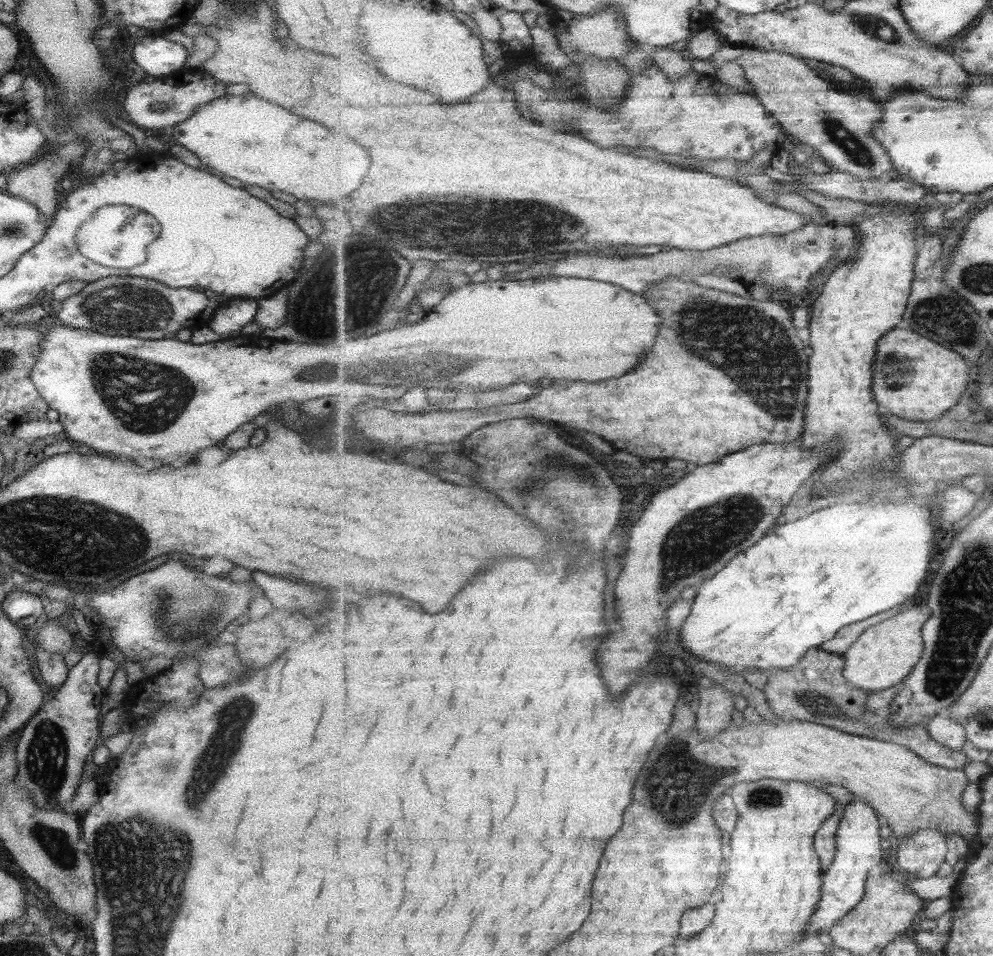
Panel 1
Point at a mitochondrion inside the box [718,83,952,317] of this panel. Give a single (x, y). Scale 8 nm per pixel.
(854, 149)

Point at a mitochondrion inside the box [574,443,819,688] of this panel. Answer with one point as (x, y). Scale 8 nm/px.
(695, 542)

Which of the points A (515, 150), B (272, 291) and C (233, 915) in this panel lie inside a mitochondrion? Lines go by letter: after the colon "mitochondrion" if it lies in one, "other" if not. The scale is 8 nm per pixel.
A: other
B: other
C: other

